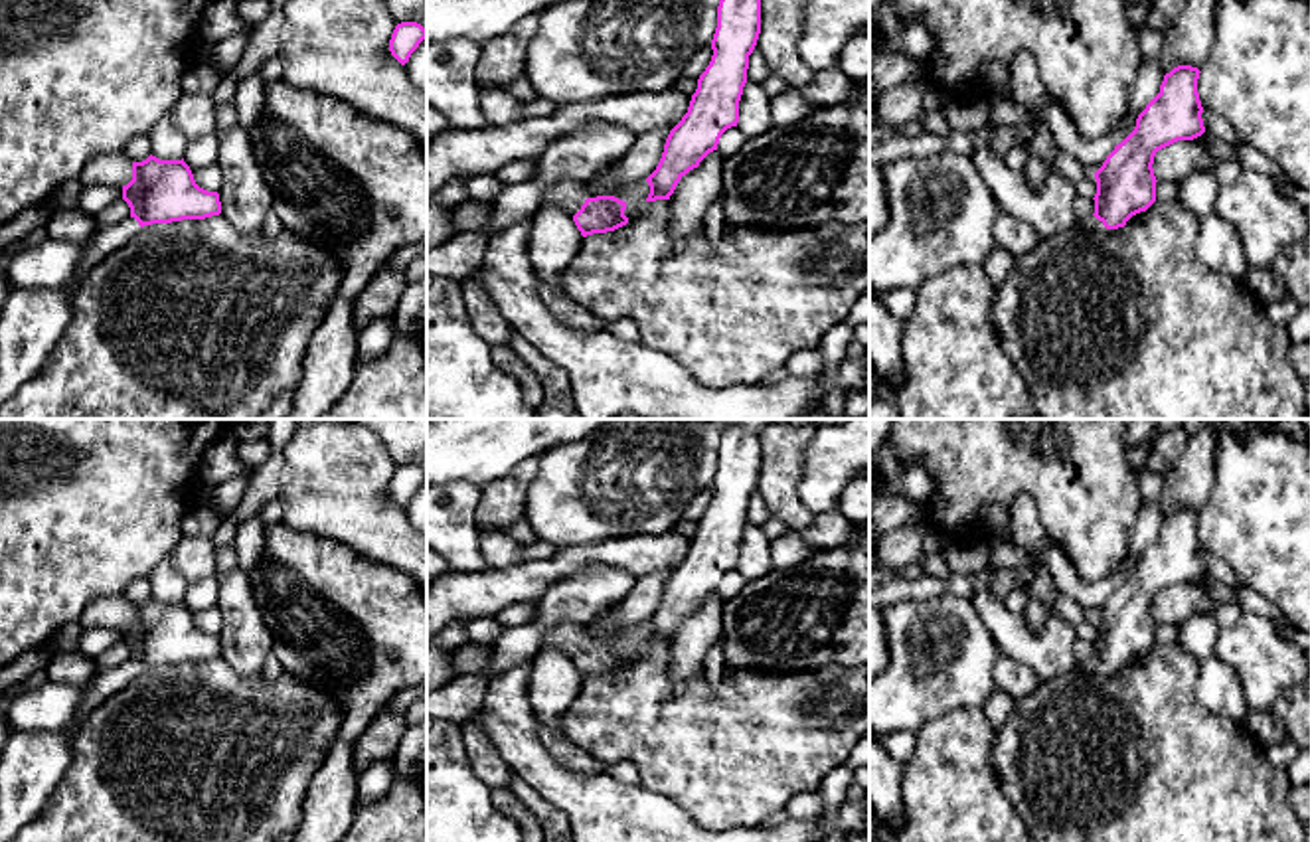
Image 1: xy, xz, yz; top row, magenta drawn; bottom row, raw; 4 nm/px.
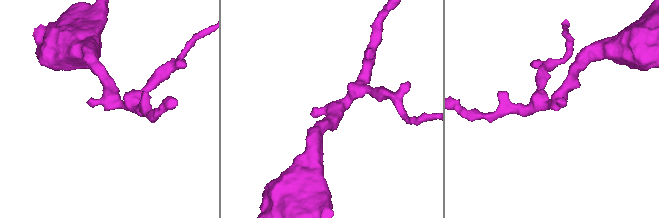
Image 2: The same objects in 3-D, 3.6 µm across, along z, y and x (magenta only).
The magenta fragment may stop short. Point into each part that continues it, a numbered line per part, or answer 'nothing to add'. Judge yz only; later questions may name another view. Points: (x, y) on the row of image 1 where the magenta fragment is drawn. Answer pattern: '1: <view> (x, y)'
1: yz (1089, 224)

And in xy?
1: xy (101, 242)

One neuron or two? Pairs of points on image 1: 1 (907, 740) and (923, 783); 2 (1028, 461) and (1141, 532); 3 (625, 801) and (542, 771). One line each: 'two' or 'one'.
1: two
2: two
3: one

